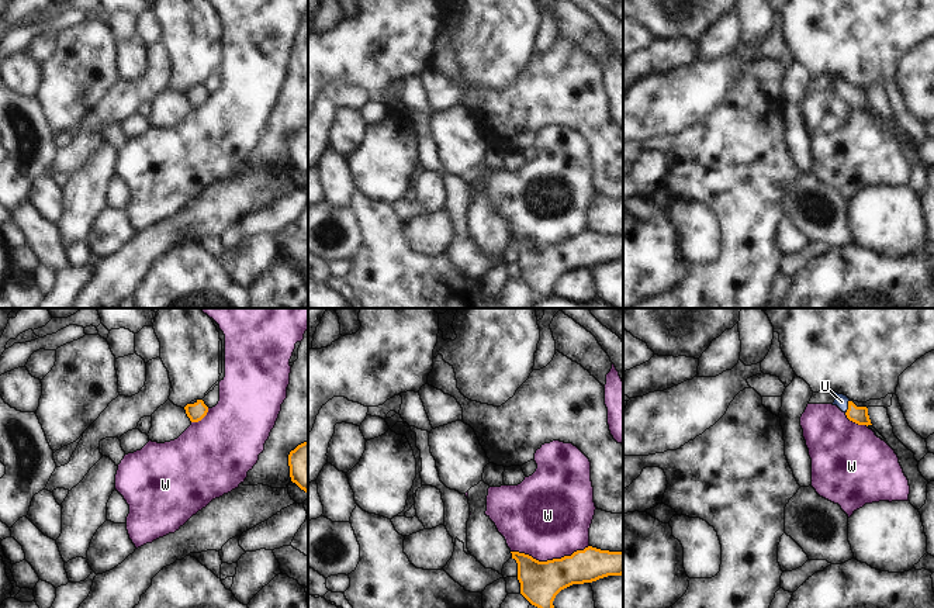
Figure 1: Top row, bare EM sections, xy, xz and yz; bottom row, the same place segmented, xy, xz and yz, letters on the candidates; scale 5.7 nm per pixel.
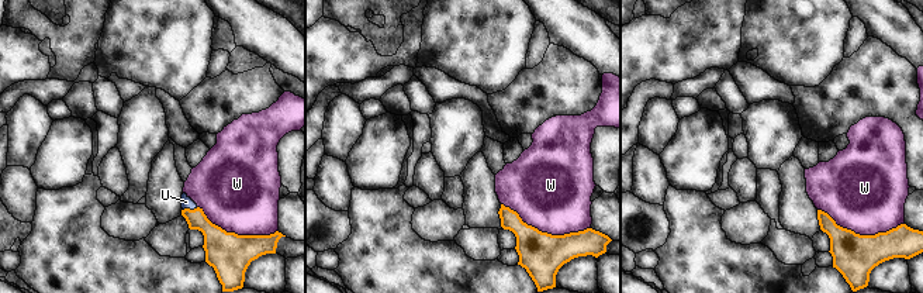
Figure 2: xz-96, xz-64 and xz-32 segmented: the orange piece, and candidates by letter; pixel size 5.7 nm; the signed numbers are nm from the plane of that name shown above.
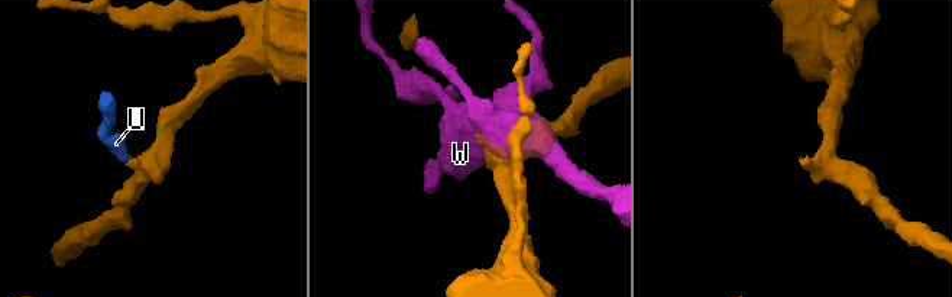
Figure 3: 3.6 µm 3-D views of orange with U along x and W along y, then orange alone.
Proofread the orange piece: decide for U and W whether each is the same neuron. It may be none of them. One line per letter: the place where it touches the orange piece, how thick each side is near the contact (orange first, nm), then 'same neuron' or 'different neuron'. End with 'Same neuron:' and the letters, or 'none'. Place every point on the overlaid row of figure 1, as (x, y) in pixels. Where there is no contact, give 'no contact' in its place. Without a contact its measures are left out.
U: yz (848, 407) | 100/80 nm | same neuron
W: xz (549, 560) | 240/480 nm | different neuron
Same neuron: U

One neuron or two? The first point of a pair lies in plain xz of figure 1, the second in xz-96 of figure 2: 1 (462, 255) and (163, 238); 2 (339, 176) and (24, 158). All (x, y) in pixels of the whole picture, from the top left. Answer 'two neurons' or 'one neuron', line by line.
1: one neuron
2: two neurons

